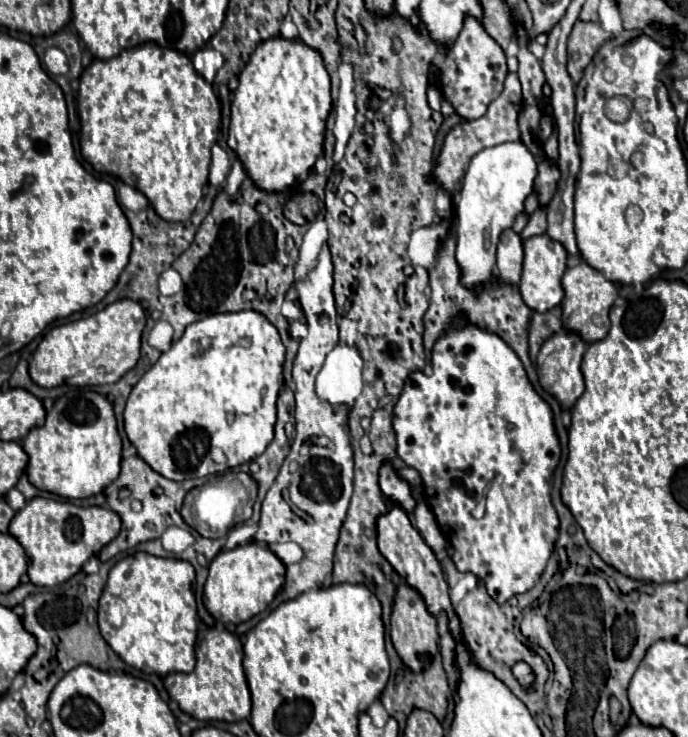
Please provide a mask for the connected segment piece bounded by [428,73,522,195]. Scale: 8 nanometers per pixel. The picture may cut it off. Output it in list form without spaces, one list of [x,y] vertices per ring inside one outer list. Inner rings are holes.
[[[508,73],[506,81],[504,81],[504,91],[500,93],[498,99],[494,99],[488,107],[488,113],[476,121],[462,121],[458,125],[454,125],[446,139],[444,145],[440,149],[440,155],[436,159],[436,165],[432,167],[432,173],[428,175],[428,181],[438,185],[440,189],[444,189],[448,195],[454,195],[458,189],[458,183],[462,181],[466,167],[470,163],[470,159],[486,149],[486,147],[494,147],[506,141],[520,141],[520,129],[518,129],[518,113],[520,113],[520,105],[522,105],[522,91],[520,91],[520,81],[516,77],[516,73]]]

